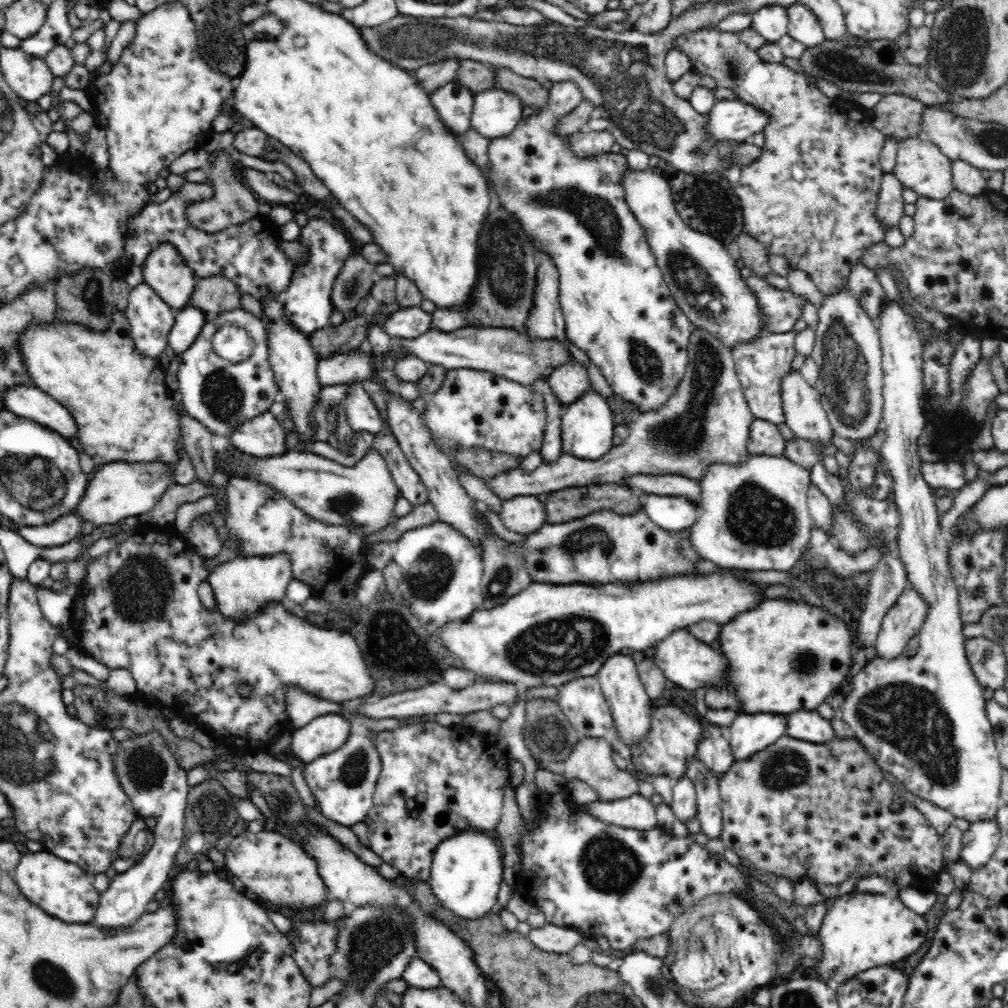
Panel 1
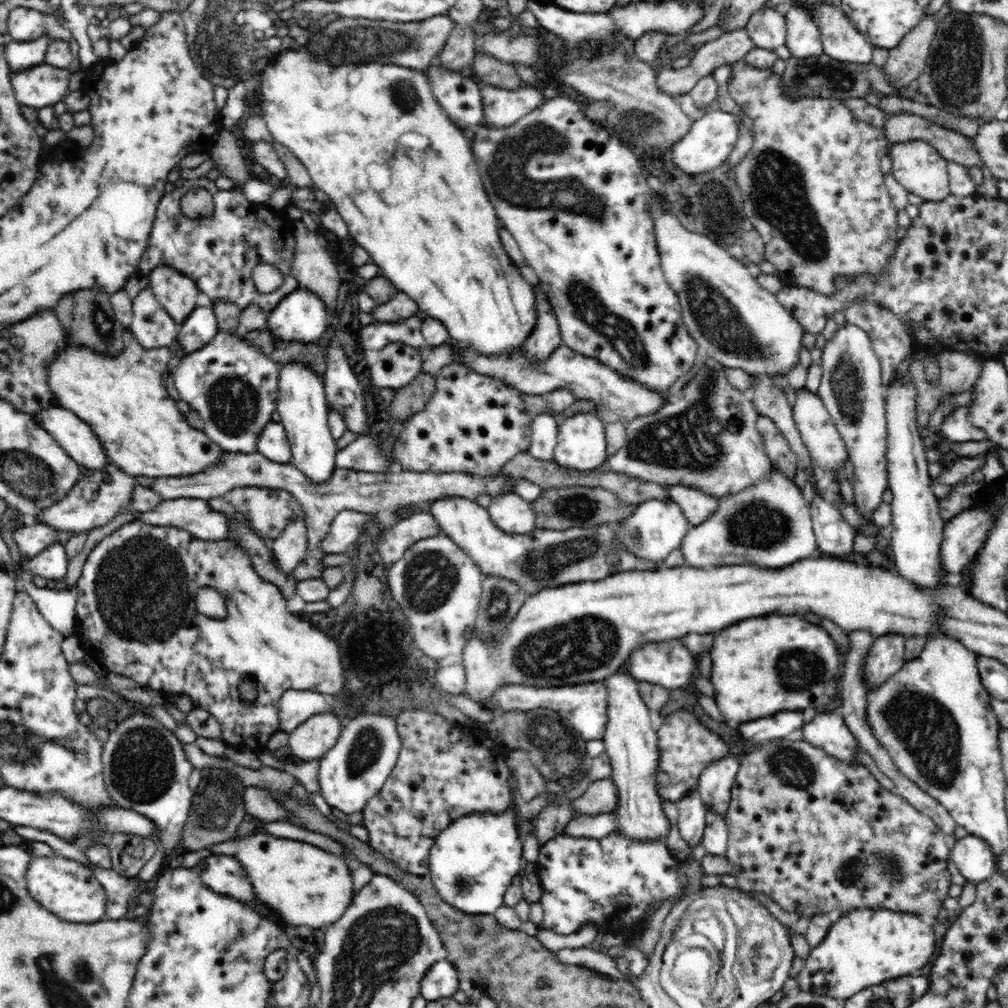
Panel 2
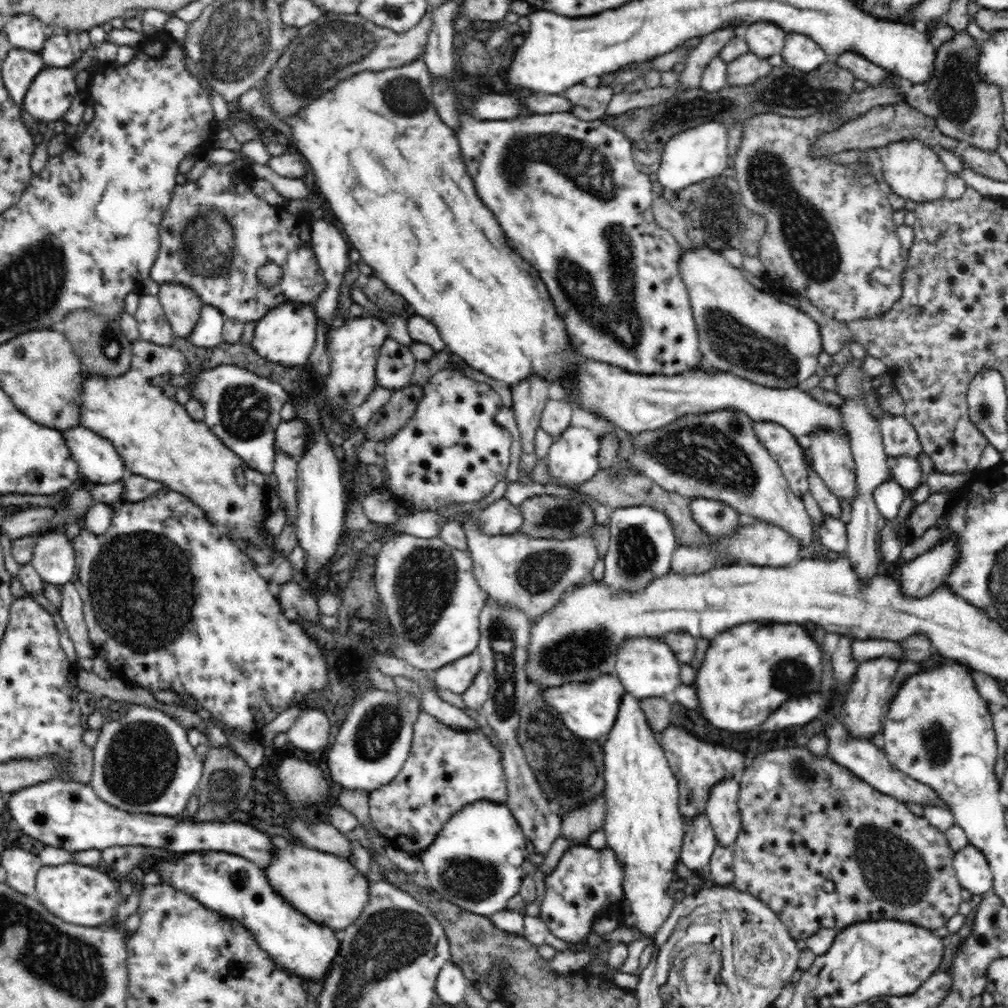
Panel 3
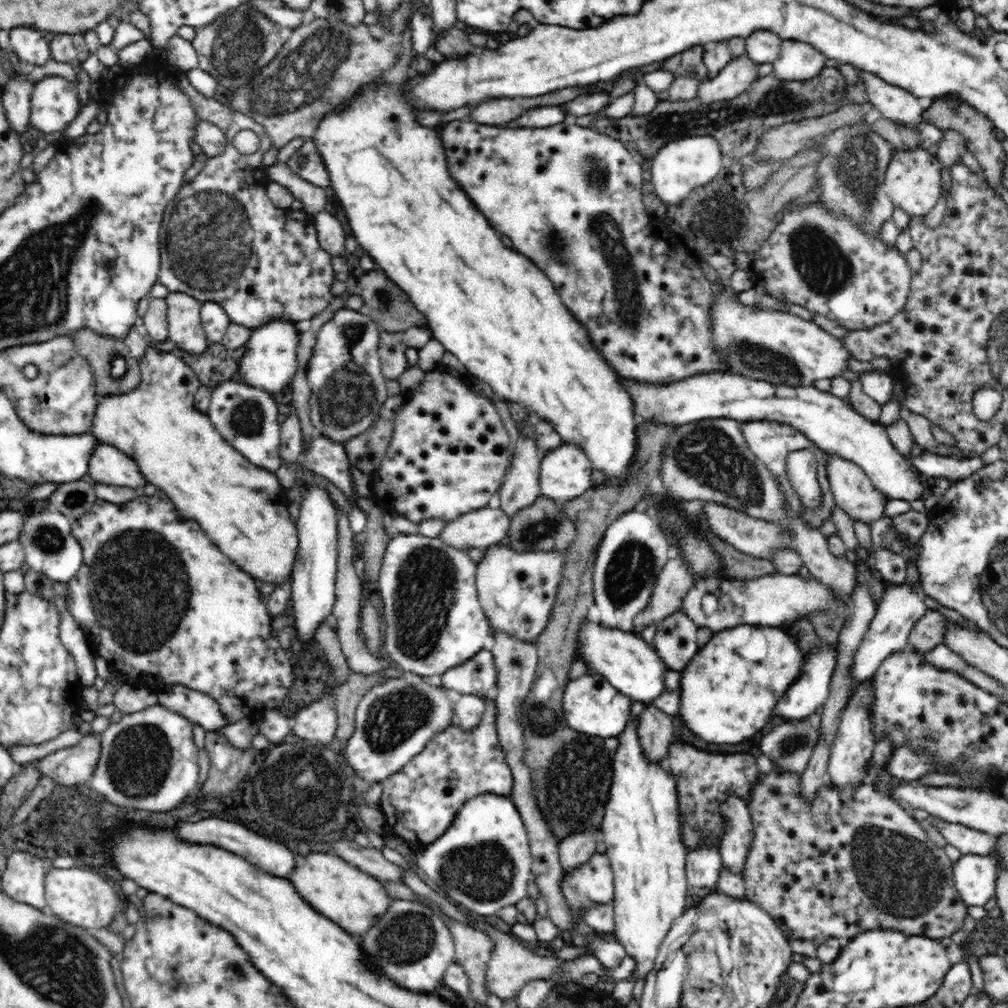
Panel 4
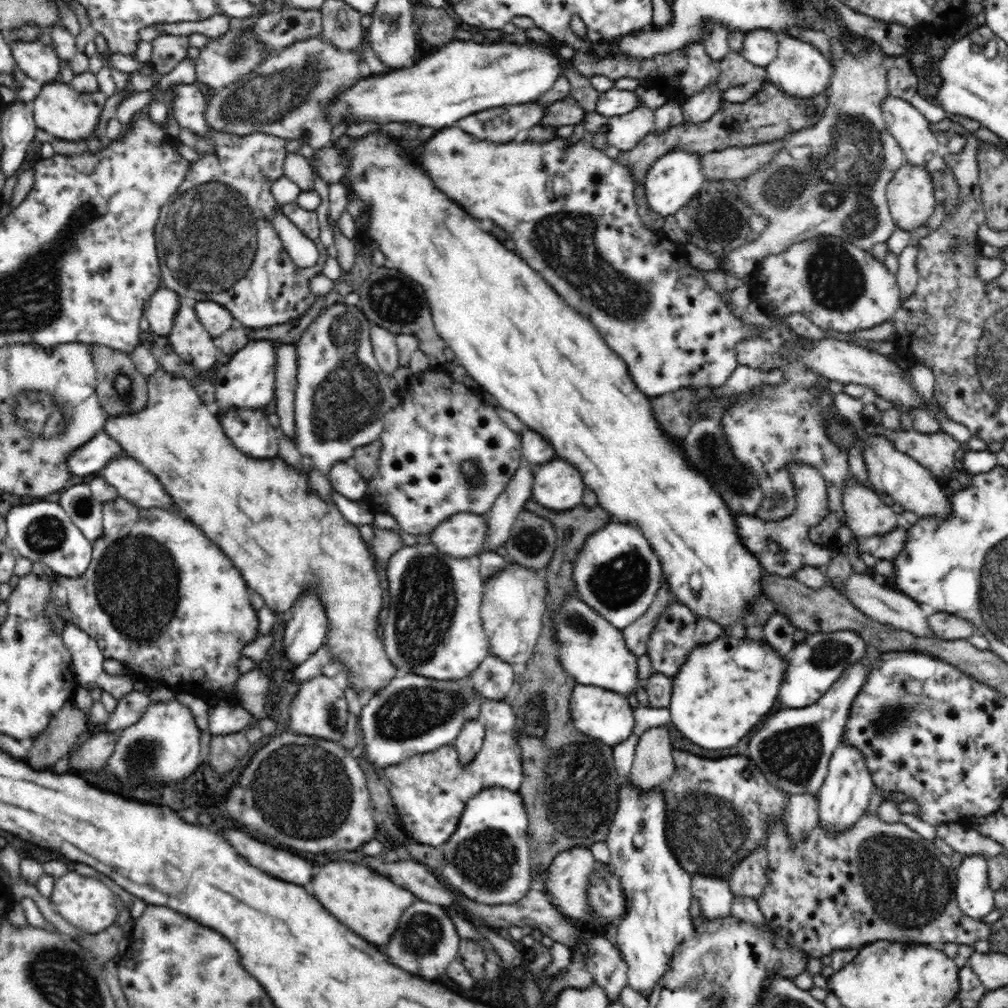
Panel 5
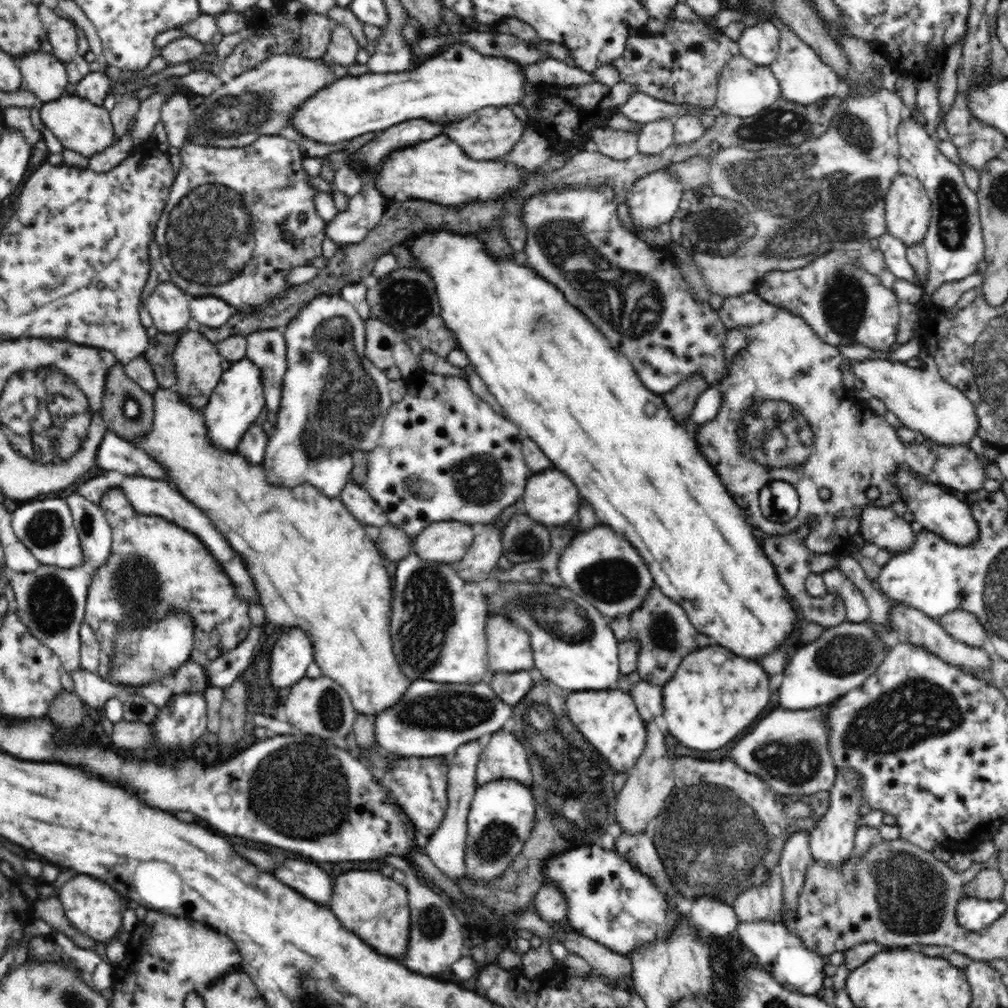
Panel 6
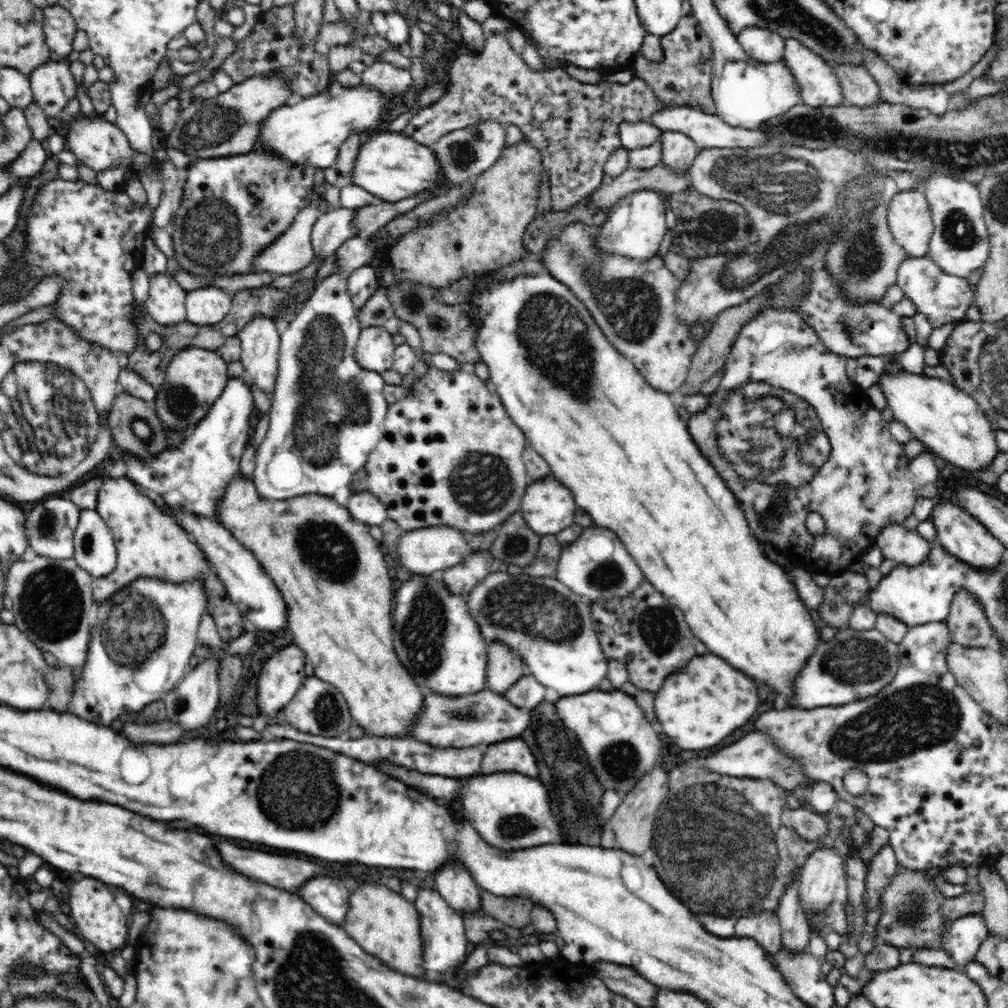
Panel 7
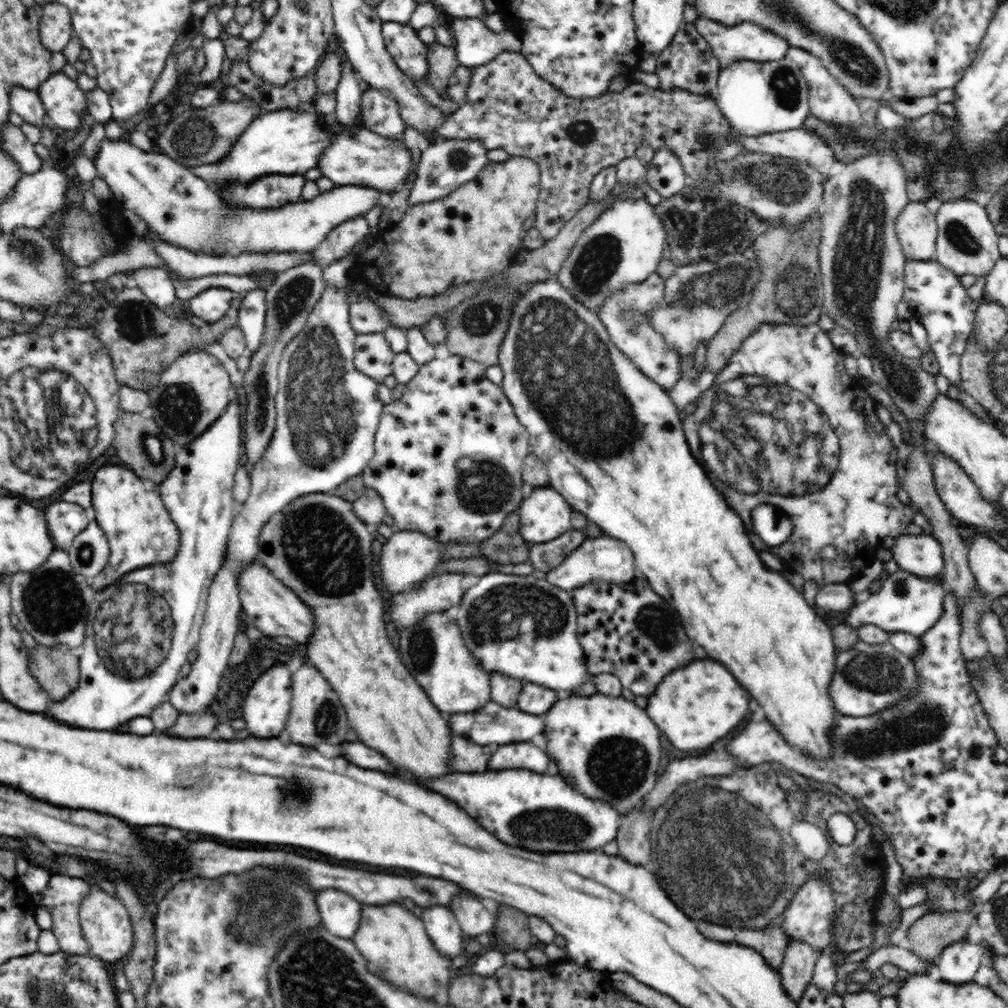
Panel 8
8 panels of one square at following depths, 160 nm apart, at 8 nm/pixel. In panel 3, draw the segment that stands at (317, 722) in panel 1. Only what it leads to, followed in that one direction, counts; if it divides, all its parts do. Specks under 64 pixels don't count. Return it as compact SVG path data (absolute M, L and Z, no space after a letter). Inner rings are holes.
M306 708L287 730L288 740L296 749L314 752L318 748L329 747L330 726L326 713Z

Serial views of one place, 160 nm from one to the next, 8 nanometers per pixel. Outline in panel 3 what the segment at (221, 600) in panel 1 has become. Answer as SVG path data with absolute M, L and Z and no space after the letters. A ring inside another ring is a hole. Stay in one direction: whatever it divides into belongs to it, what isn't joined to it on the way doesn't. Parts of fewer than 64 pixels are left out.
M277 452L274 459L273 473L278 479L278 495L282 500L282 506L287 508L287 521L294 524L297 521L297 488L298 466L297 458L284 452Z

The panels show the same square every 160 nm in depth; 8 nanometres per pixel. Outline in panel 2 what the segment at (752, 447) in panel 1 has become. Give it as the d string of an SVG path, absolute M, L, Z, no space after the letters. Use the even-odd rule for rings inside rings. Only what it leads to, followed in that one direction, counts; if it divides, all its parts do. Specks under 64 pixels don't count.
M762 415L757 418L757 428L764 441L764 450L772 461L772 466L786 476L794 478L797 456L790 448L789 442L782 431L776 427L776 423L771 418Z

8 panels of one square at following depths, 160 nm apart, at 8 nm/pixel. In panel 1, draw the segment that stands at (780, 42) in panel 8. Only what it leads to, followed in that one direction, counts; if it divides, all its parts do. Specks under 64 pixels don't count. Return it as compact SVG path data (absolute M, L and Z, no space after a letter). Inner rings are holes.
M772 4L753 12L751 28L760 33L768 43L777 43L784 34L787 34L788 23L786 7Z

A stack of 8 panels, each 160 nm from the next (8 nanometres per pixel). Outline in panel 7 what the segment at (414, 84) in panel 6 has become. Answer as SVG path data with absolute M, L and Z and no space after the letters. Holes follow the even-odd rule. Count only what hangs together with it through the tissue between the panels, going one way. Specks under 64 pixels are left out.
M334 81L328 86L326 92L304 98L292 106L282 105L272 111L268 118L263 120L262 127L259 128L256 137L259 138L262 149L275 152L276 156L292 164L310 164L315 168L325 169L333 166L340 146L352 133L358 133L365 137L375 132L376 126L384 122L384 116L388 112L388 103L390 101L392 100L387 100L375 88L370 88L367 84L362 83L356 87L342 87L340 83Z

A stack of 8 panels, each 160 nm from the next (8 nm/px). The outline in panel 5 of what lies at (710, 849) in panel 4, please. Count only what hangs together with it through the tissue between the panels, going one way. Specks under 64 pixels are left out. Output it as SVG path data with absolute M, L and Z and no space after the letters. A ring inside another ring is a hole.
M698 875L691 878L691 893L700 903L704 920L716 920L731 914L734 895L729 881L710 875Z

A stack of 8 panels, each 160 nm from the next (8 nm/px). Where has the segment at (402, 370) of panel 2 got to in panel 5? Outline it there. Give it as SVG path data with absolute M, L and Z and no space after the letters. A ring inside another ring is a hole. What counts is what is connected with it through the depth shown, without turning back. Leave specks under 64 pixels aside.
M372 324L370 339L374 356L380 368L387 375L392 375L396 368L400 366L396 335L380 326Z

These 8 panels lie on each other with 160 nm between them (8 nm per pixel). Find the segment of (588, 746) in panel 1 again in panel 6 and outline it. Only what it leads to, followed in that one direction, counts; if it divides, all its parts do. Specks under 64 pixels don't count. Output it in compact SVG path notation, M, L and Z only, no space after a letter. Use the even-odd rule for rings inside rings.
M544 884L536 893L533 908L546 922L565 922L567 902L558 887Z

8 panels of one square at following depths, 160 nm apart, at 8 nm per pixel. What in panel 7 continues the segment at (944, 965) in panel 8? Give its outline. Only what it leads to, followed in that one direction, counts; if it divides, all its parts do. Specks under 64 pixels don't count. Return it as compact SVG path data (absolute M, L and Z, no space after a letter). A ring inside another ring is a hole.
M980 912L960 916L952 920L941 940L942 949L954 961L955 969L961 971L966 964L976 961L976 952L989 933Z

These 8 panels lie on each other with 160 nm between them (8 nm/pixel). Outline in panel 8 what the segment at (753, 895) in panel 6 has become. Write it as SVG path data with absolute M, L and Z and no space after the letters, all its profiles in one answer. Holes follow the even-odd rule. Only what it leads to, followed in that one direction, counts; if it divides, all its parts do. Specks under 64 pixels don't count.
M778 925L762 929L742 928L736 931L735 942L756 949L776 971L786 952L787 937Z

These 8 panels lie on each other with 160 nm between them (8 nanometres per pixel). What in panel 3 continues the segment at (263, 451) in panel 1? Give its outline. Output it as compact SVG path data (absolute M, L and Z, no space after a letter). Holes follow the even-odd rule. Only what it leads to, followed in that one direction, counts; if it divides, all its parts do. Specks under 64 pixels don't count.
M293 418L291 421L282 421L276 428L276 440L274 448L276 452L284 452L298 458L304 456L304 448L308 446L306 425L302 421Z

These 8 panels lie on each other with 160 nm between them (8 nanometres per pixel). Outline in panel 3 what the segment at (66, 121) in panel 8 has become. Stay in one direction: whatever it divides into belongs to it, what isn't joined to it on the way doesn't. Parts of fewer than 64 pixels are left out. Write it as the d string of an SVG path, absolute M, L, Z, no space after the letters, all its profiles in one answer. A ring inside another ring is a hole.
M16 14L5 22L5 31L13 48L31 50L39 54L47 40L44 27L35 16L28 14Z

